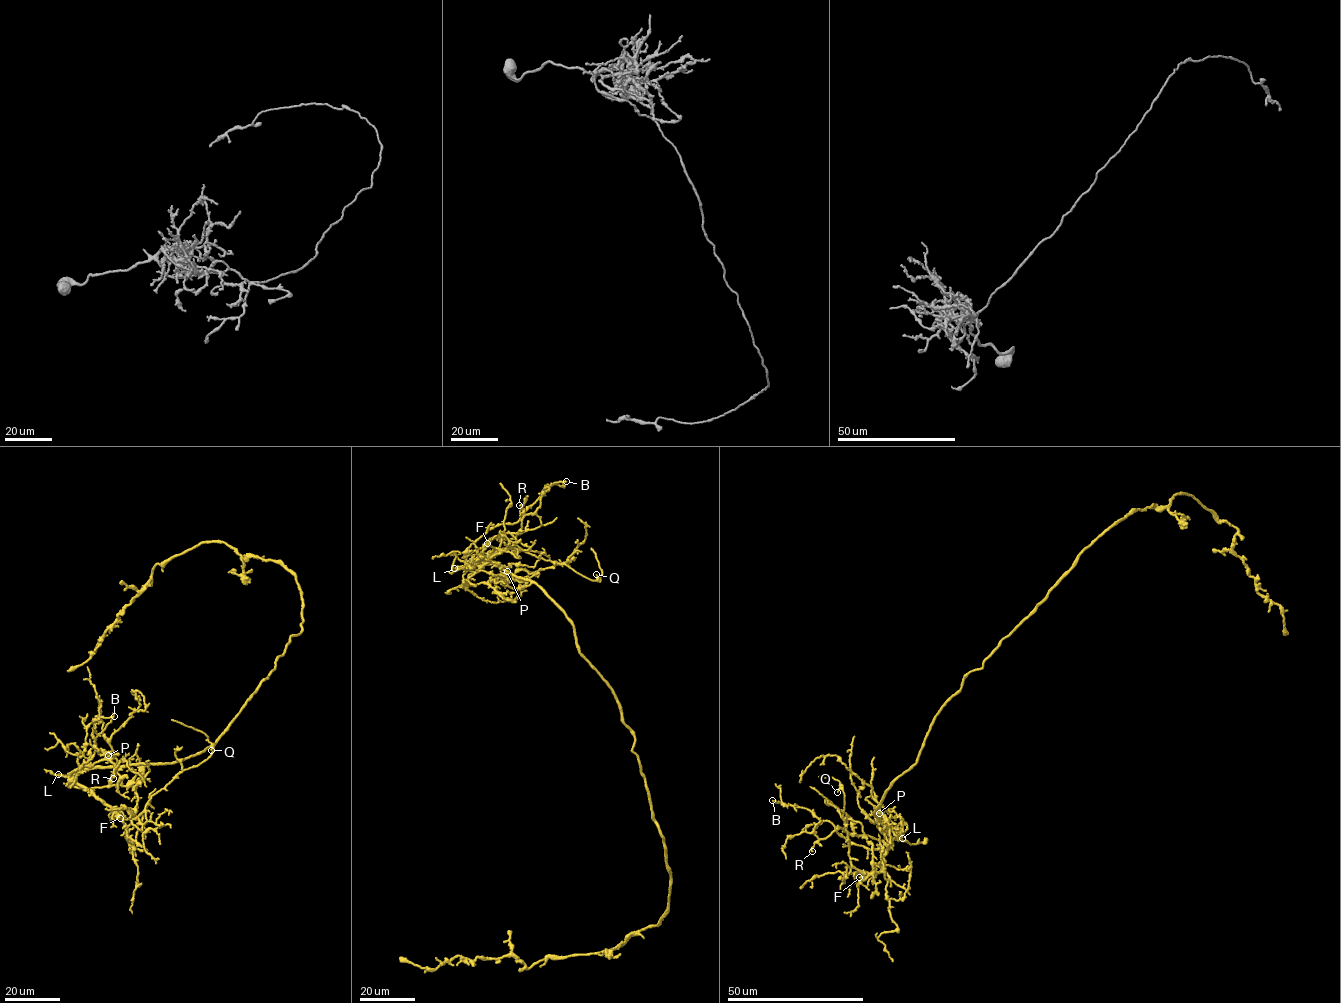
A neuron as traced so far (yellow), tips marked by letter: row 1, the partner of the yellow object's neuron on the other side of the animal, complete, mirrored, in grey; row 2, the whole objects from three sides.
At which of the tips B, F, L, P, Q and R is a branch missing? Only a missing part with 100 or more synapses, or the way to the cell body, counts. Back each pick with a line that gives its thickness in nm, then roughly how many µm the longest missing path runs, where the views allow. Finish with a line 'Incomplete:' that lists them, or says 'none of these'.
L: calibre 240 nm; missing 60 µm
Incomplete: L

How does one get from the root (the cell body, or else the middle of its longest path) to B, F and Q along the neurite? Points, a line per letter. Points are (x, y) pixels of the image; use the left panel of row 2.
B: (270, 674), (203, 750), (170, 763), (88, 768), (70, 781), (94, 753), (93, 720), (114, 716)
F: (270, 674), (251, 694), (227, 730), (203, 750), (170, 763), (78, 771), (75, 781), (114, 806), (120, 818)
Q: (270, 674), (203, 750), (170, 763), (88, 768), (75, 781), (132, 819), (211, 750)

